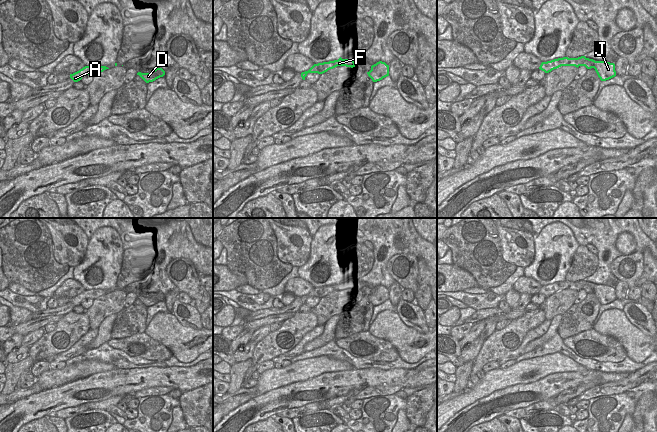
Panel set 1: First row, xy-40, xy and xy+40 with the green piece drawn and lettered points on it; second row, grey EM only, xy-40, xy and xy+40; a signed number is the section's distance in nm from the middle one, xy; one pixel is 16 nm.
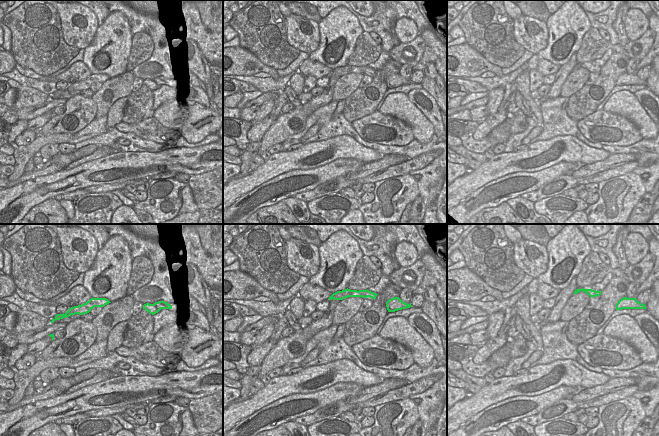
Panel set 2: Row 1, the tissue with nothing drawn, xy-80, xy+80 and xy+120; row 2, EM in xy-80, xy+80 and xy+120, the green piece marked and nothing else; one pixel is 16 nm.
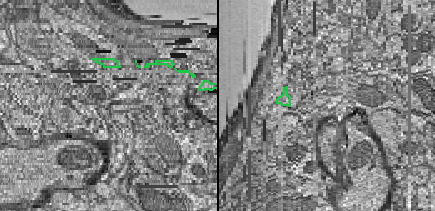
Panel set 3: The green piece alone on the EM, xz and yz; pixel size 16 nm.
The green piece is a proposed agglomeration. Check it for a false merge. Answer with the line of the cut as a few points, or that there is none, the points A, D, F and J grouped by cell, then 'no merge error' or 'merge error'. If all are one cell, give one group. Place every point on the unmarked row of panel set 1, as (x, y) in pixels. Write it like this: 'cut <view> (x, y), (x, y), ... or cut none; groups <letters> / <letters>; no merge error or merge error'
cut xy+40 (593, 291), (600, 291), (607, 300), (615, 299); groups A F J / D; merge error

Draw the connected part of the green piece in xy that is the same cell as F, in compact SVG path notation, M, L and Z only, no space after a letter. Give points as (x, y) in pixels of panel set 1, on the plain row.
M340 281L338 284L314 288L308 295L302 296L301 301L303 304L305 304L305 301L308 297L323 298L337 290L346 290L353 292L355 291L355 285L349 283L342 283Z

